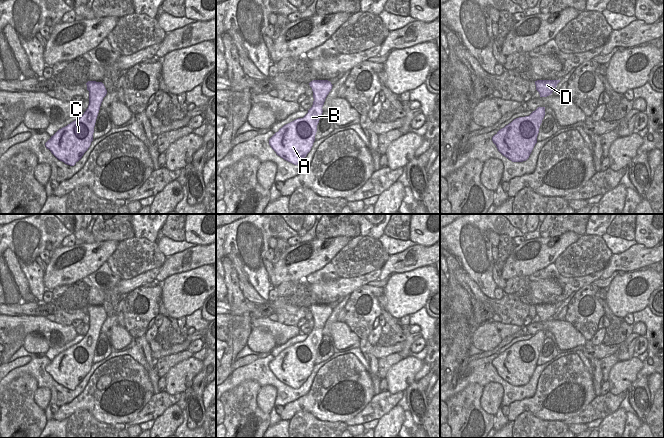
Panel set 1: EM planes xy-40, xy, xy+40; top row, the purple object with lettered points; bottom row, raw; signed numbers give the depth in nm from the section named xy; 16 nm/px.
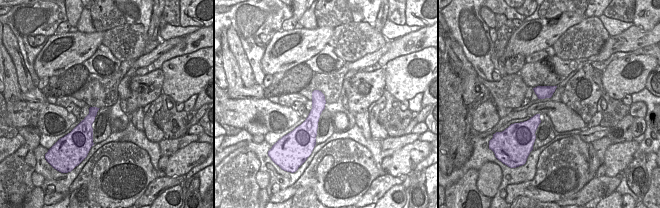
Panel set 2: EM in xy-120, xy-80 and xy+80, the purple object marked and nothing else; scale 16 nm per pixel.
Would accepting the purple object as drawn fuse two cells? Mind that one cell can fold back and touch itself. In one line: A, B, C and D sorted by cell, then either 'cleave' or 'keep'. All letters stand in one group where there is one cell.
groups A B C D; keep

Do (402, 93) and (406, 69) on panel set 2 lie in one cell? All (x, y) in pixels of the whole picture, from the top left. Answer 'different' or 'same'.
same

